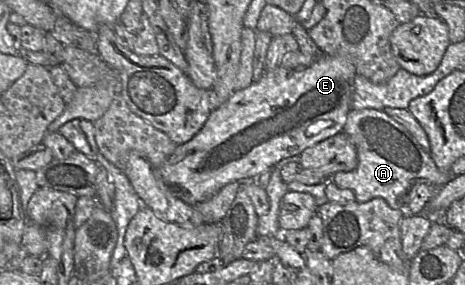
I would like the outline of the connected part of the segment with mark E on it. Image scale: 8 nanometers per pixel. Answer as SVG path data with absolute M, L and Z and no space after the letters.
M299 50L287 54L282 58L279 65L265 71L256 81L247 88L234 93L225 103L214 109L201 130L188 142L179 144L164 164L158 169L158 176L174 188L177 193L188 203L194 204L205 201L216 194L226 184L241 179L253 179L270 170L275 164L291 156L298 156L304 150L342 132L347 116L352 111L351 102L355 91L355 79L357 77L355 66L347 60L319 54L318 57L306 56Z

